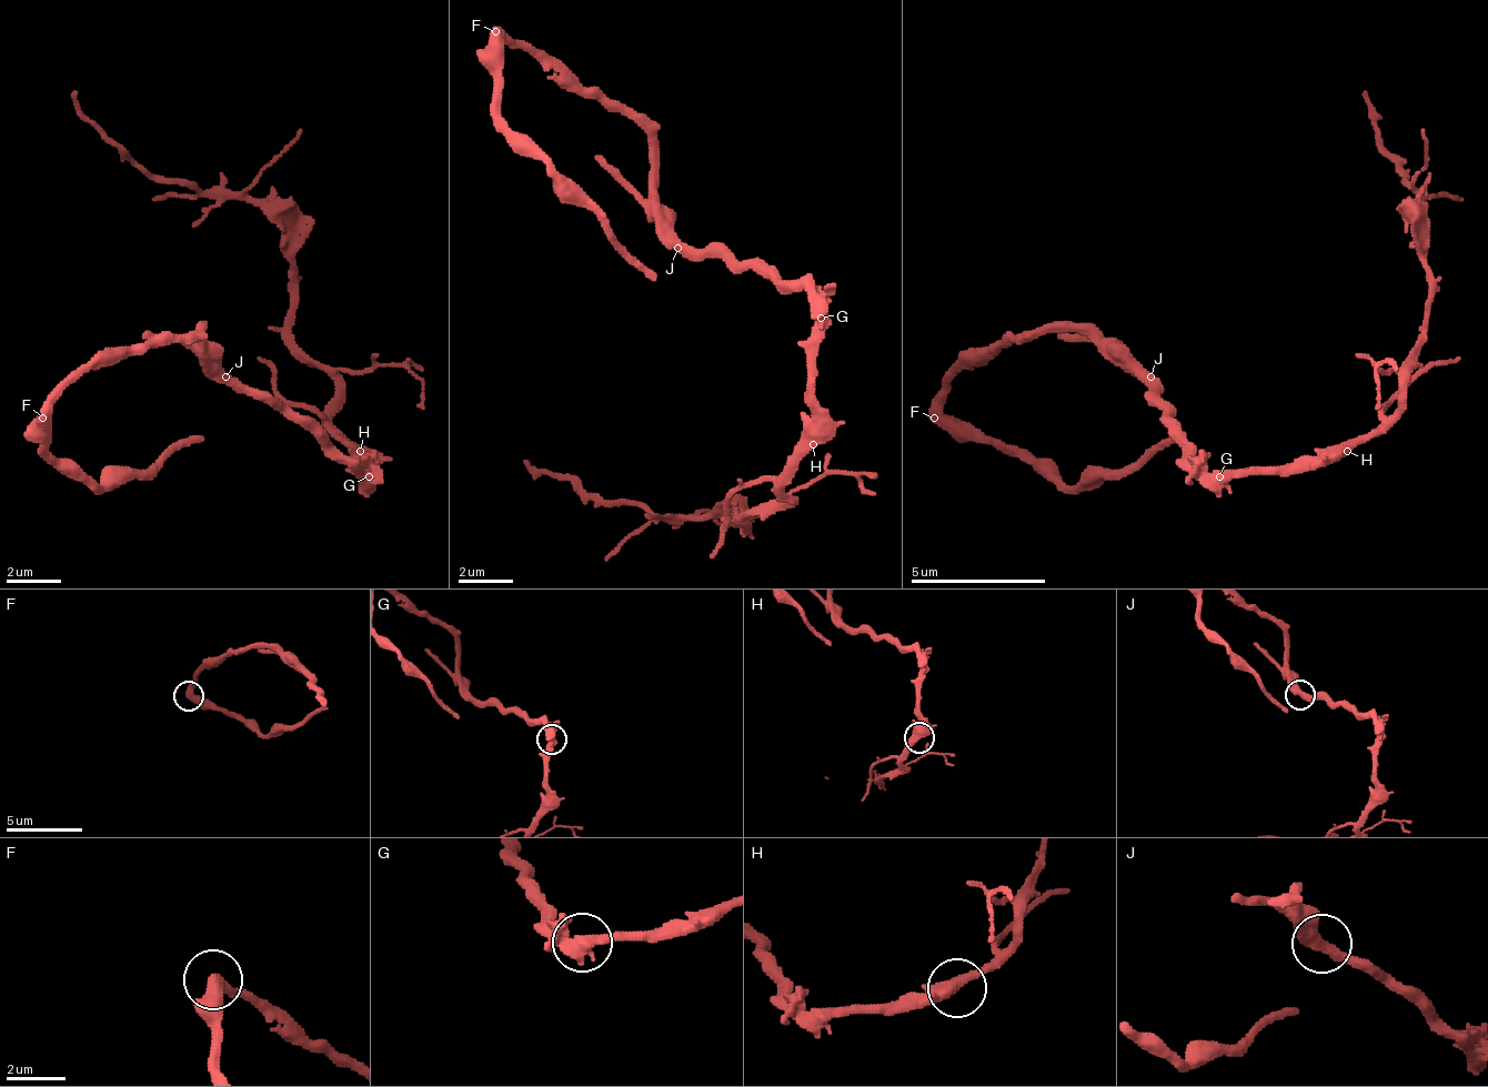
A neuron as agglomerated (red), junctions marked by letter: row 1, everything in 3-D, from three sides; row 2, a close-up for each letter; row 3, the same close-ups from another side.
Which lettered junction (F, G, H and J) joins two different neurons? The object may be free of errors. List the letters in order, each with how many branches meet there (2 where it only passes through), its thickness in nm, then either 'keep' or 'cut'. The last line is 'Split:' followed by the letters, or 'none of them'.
F: 2 branches meet; 400 nm thick; keep
G: 3 branches meet; 380 nm thick; cut
H: 3 branches meet; 400 nm thick; keep
J: 2 branches meet; 440 nm thick; keep
Split: G

